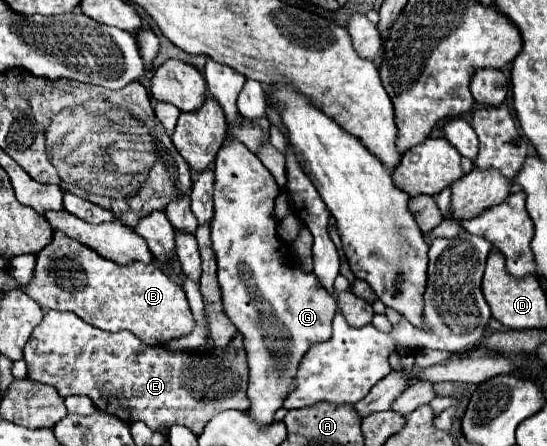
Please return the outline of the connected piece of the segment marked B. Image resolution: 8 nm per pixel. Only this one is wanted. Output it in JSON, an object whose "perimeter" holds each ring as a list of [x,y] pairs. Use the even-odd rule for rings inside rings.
{"perimeter":[[[55,232],[53,242],[37,254],[33,278],[21,292],[45,310],[75,312],[81,320],[107,332],[129,330],[149,346],[161,346],[171,336],[183,336],[193,328],[193,316],[183,288],[163,270],[145,262],[125,266],[111,262],[63,232]]]}

